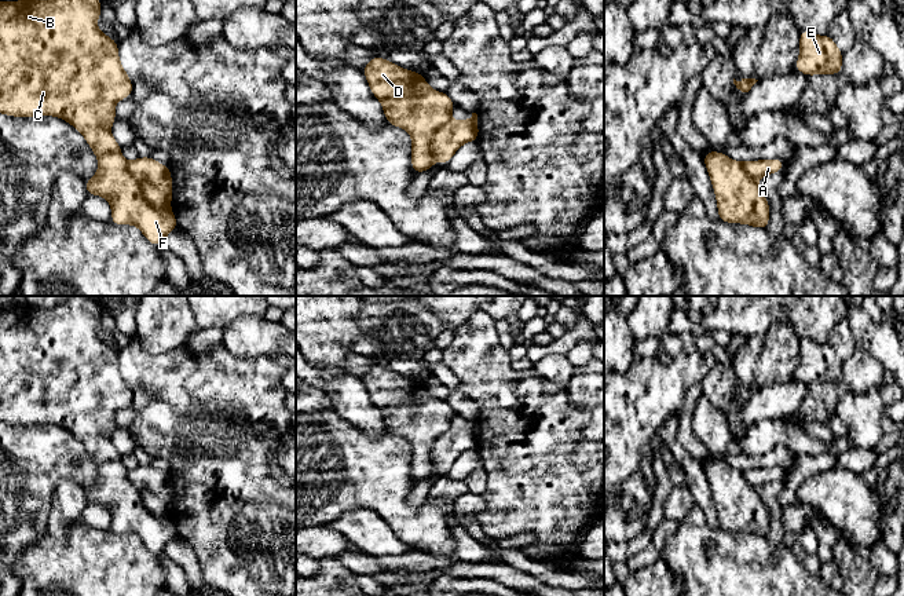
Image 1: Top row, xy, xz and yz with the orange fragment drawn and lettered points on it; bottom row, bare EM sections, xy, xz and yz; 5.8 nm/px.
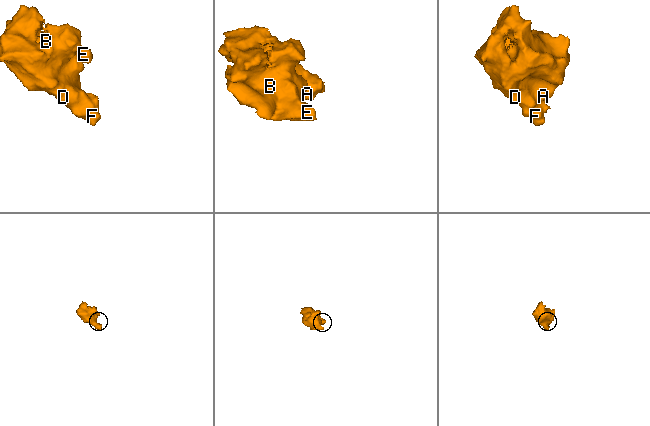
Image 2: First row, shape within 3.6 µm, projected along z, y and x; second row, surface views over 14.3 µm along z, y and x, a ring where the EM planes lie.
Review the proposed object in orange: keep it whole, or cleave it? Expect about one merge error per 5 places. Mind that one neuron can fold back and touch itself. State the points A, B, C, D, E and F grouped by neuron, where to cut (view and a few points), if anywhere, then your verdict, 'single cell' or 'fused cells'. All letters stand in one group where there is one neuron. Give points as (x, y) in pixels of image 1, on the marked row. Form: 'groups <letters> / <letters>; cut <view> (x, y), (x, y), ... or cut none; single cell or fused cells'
groups A / B C D E F; cut xy (127, 163), (143, 196), (156, 207), (169, 208); fused cells

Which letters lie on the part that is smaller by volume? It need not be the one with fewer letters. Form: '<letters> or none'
A

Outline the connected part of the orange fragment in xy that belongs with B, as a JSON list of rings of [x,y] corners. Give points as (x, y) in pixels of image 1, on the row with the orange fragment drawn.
[[[100,0],[0,1],[0,113],[54,116],[73,125],[99,161],[96,173],[84,180],[88,195],[109,201],[113,224],[133,224],[158,246],[177,227],[177,220],[171,208],[155,208],[146,200],[110,132],[117,120],[114,106],[132,95],[133,85],[120,62],[117,41],[96,26],[100,10]]]

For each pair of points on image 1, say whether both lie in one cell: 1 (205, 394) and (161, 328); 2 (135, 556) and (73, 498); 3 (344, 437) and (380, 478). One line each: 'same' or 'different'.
1: different
2: different
3: same

